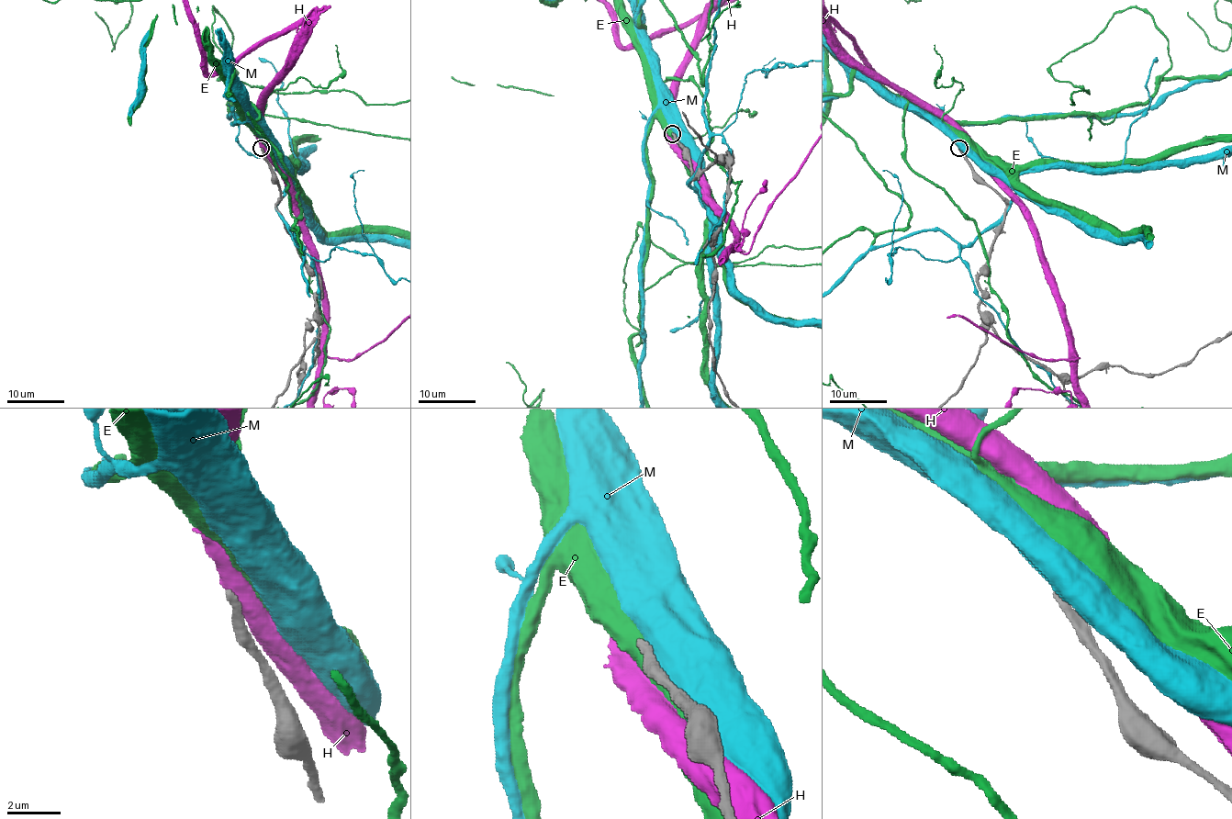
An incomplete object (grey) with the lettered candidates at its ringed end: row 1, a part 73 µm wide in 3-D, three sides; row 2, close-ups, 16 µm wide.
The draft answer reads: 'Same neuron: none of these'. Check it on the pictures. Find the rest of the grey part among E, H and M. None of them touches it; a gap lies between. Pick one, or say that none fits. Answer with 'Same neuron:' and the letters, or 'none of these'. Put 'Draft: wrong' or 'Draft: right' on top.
Draft: right
Same neuron: none of these

